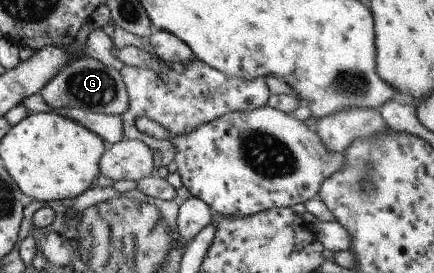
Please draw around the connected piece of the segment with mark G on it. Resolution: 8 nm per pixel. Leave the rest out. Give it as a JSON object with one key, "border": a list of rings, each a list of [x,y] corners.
{"border":[[[90,55],[78,57],[68,63],[39,93],[44,102],[56,111],[84,109],[93,113],[121,115],[129,107],[129,94],[121,72]]]}

